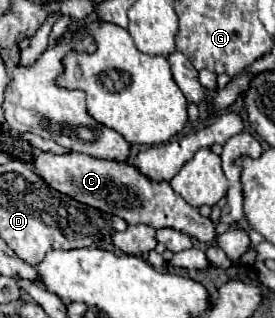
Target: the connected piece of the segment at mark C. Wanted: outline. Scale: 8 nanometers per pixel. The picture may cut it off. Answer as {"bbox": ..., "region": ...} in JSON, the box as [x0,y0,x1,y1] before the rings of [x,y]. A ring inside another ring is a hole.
{"bbox":[33,152,217,242],"region":[[[37,152],[33,162],[37,174],[55,190],[87,204],[97,210],[103,210],[107,214],[115,214],[123,218],[127,224],[149,224],[151,228],[173,228],[179,232],[189,234],[191,238],[197,238],[199,242],[215,242],[217,240],[217,228],[211,222],[211,218],[205,218],[199,214],[199,210],[191,204],[187,204],[175,190],[171,190],[169,182],[151,182],[143,174],[139,174],[137,168],[129,166],[127,162],[113,162],[113,160],[99,160],[87,154],[47,154]]]}

